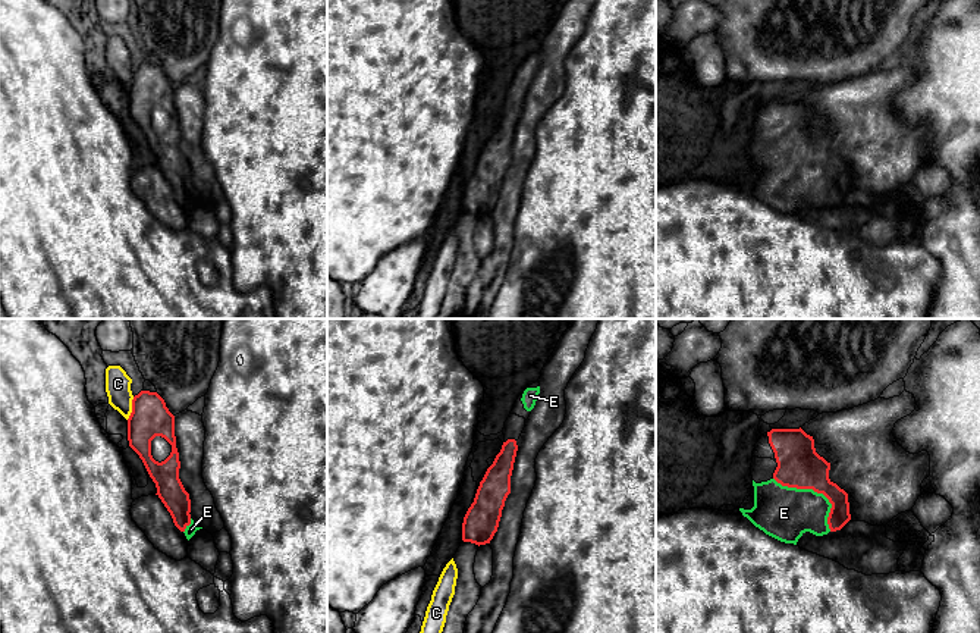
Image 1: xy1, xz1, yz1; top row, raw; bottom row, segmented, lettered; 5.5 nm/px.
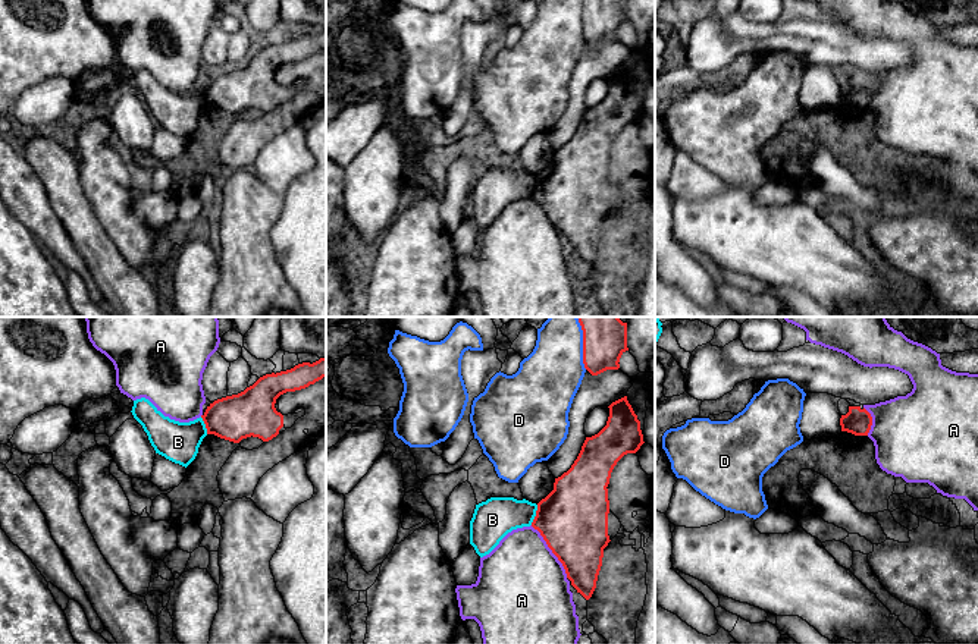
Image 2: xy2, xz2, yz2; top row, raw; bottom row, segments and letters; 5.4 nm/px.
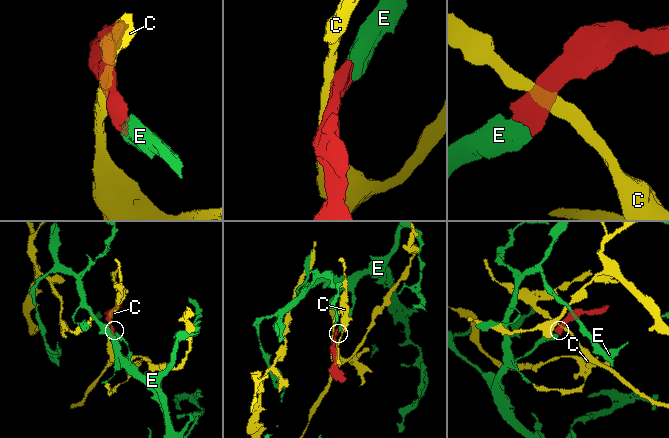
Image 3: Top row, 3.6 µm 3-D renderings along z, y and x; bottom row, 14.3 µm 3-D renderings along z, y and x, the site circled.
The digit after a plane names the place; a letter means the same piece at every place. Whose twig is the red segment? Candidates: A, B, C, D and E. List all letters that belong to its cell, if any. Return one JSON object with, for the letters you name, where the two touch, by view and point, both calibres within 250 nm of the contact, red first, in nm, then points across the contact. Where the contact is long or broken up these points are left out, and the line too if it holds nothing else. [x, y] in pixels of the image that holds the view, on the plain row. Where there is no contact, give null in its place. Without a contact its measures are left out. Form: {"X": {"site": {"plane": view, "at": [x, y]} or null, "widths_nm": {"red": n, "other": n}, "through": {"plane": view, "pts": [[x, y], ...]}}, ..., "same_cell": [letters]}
{"E": {"site": {"plane": "yz1", "at": [816, 162]}, "widths_nm": {"red": 240, "other": 300}, "through": {"plane": "yz1", "pts": [[798, 135], [801, 147], [816, 162], [784, 184]]}}, "same_cell": ["E"]}

